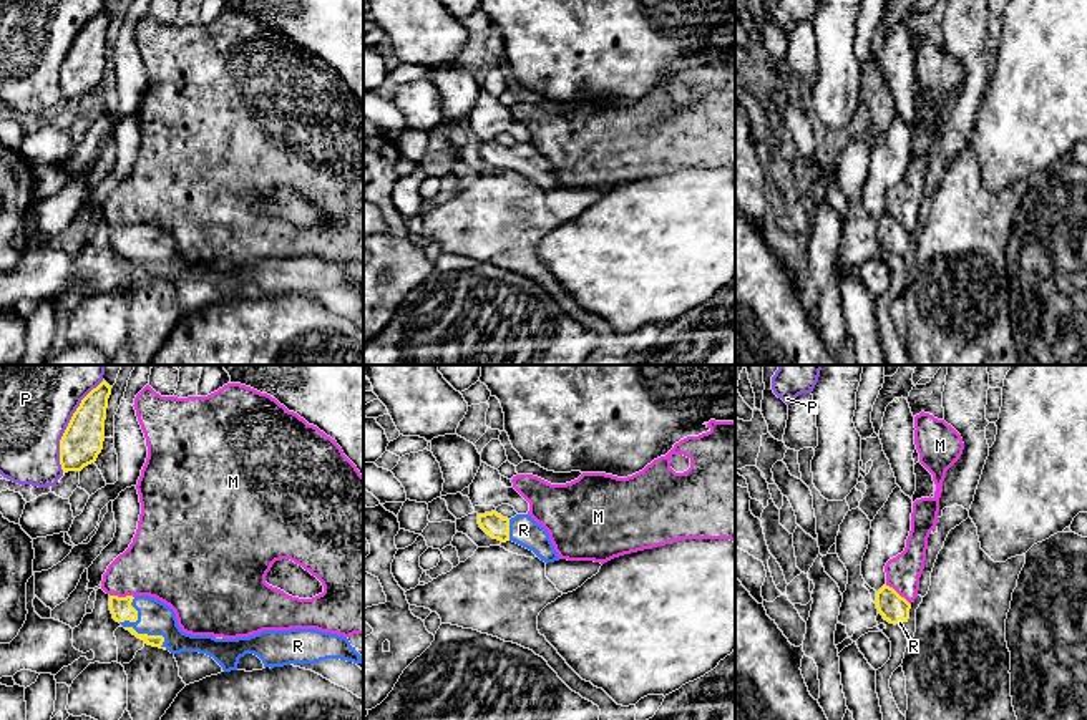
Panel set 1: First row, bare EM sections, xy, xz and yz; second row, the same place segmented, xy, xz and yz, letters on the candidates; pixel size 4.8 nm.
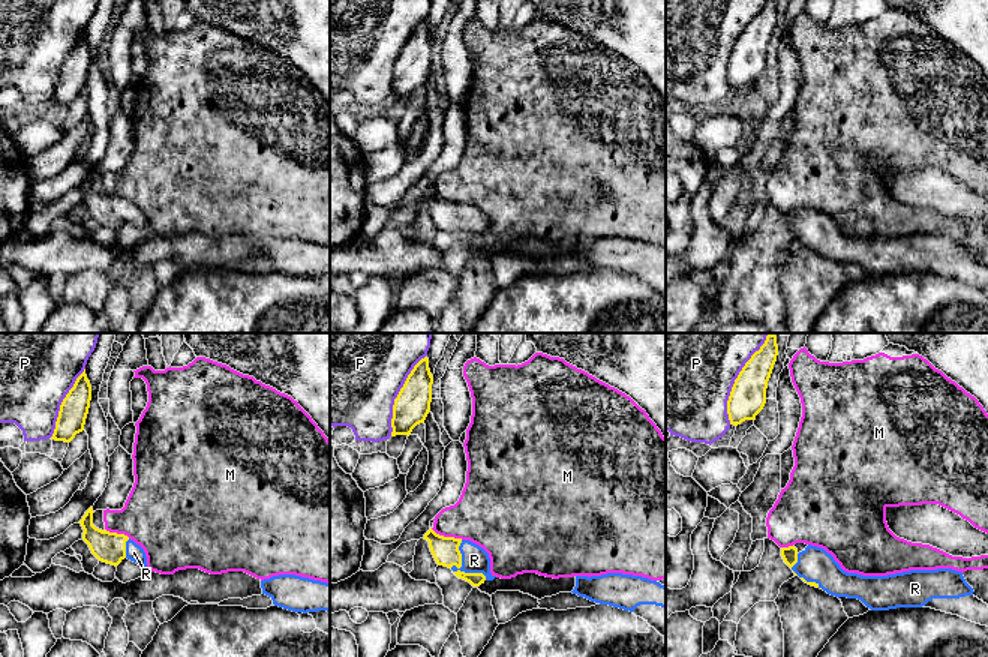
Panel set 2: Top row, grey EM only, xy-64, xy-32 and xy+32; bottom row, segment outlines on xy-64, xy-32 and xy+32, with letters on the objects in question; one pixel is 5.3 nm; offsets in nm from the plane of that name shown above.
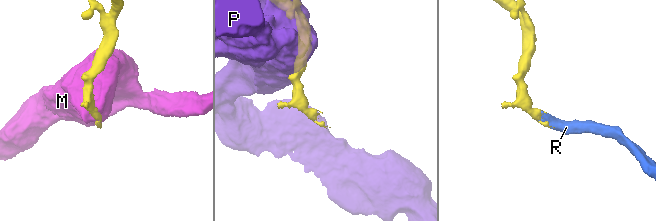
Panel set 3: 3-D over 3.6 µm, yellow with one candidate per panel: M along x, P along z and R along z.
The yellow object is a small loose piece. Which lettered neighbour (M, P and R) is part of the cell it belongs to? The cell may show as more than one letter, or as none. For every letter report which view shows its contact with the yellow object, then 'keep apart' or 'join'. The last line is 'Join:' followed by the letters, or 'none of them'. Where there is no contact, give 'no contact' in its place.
M: yz | keep apart
P: xy | keep apart
R: xy | join
Join: R

